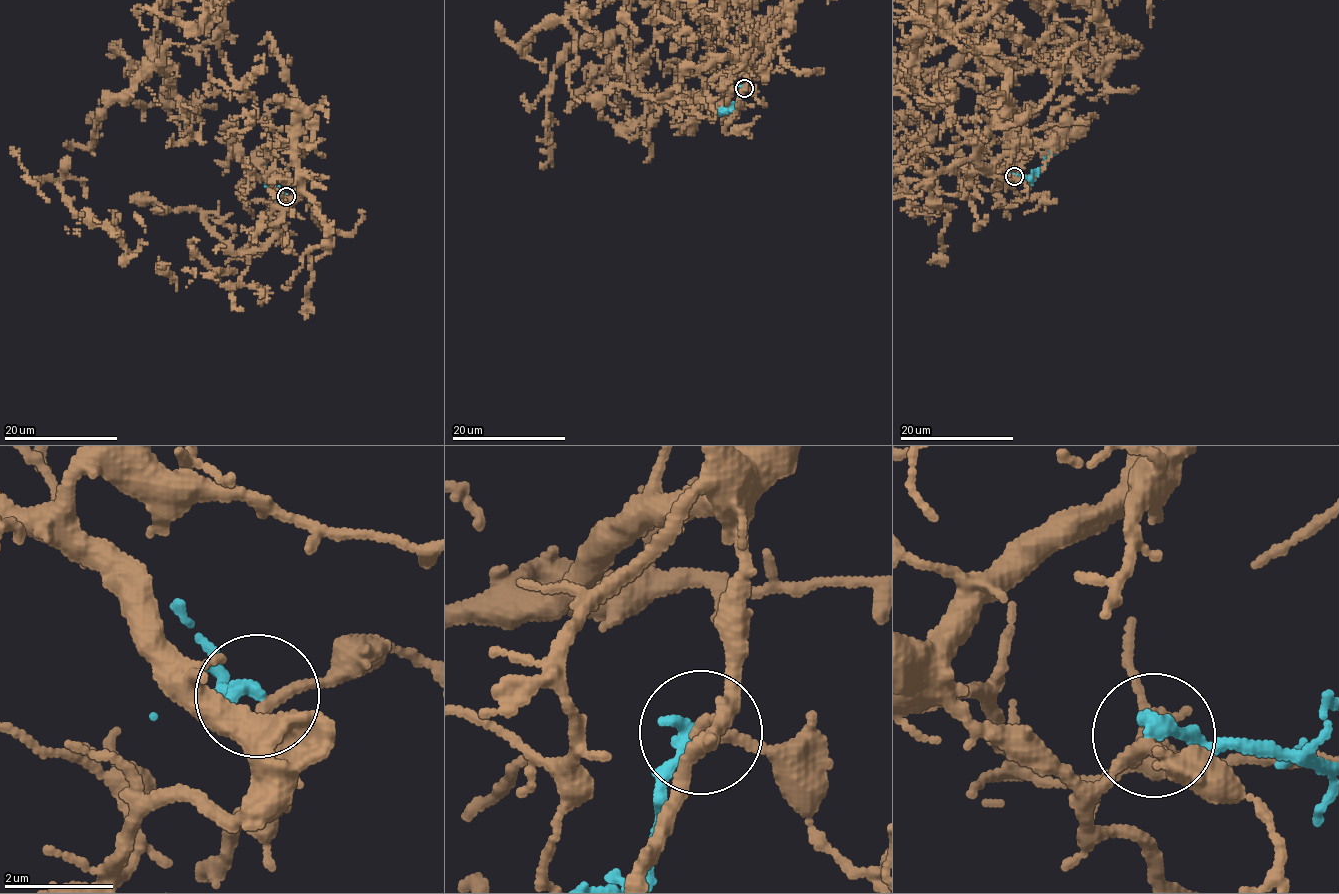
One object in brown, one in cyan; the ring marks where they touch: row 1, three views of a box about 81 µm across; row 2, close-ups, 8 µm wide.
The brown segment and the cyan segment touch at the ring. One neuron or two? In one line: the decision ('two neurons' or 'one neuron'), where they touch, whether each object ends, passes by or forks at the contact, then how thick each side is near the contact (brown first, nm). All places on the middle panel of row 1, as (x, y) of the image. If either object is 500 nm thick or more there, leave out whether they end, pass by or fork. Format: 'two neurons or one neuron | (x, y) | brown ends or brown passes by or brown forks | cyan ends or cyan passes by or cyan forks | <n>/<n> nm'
two neurons | (744, 88) | brown passes by | cyan ends | 200/280 nm

